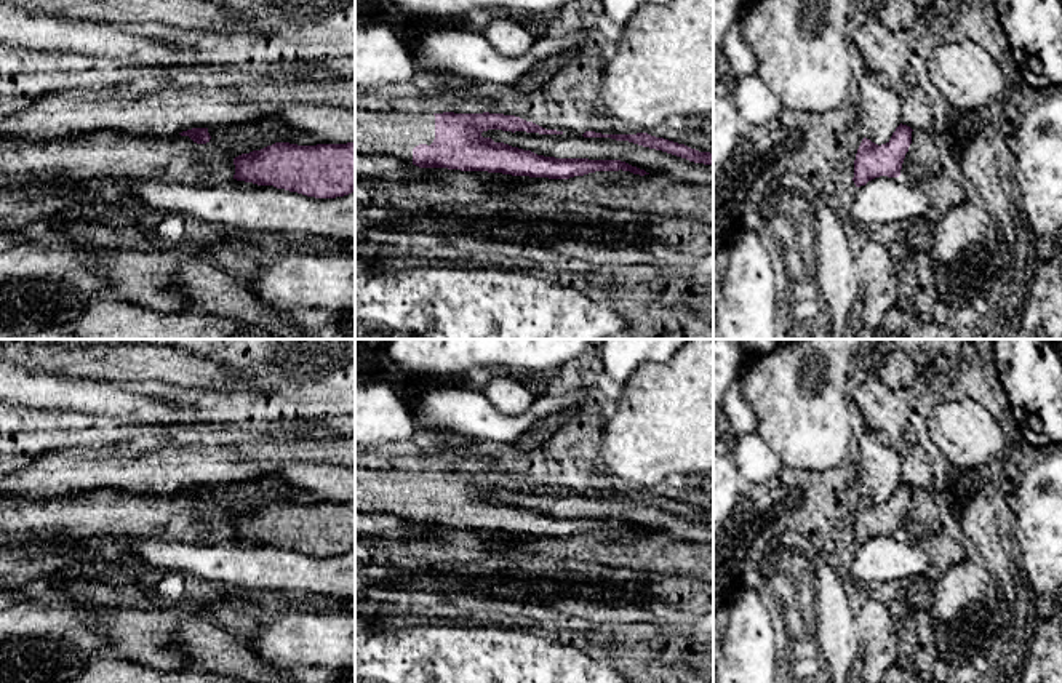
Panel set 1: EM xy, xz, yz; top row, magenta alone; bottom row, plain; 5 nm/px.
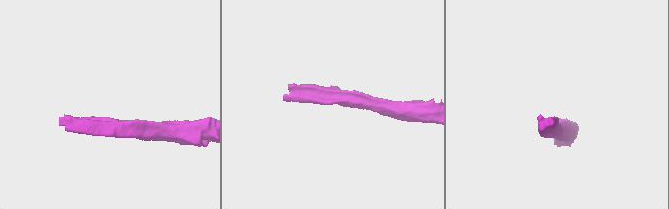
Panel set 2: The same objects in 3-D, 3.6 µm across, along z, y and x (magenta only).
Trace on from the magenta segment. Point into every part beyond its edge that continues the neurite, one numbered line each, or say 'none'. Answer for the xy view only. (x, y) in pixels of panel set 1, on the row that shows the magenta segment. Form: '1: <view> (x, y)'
none

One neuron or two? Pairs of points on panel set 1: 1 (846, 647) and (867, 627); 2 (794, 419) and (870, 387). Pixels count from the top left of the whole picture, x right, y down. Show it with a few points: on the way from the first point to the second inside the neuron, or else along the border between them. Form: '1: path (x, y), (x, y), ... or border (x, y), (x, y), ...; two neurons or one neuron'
1: border (854, 615), (854, 629), (861, 650); two neurons
2: border (856, 379), (848, 392); two neurons

